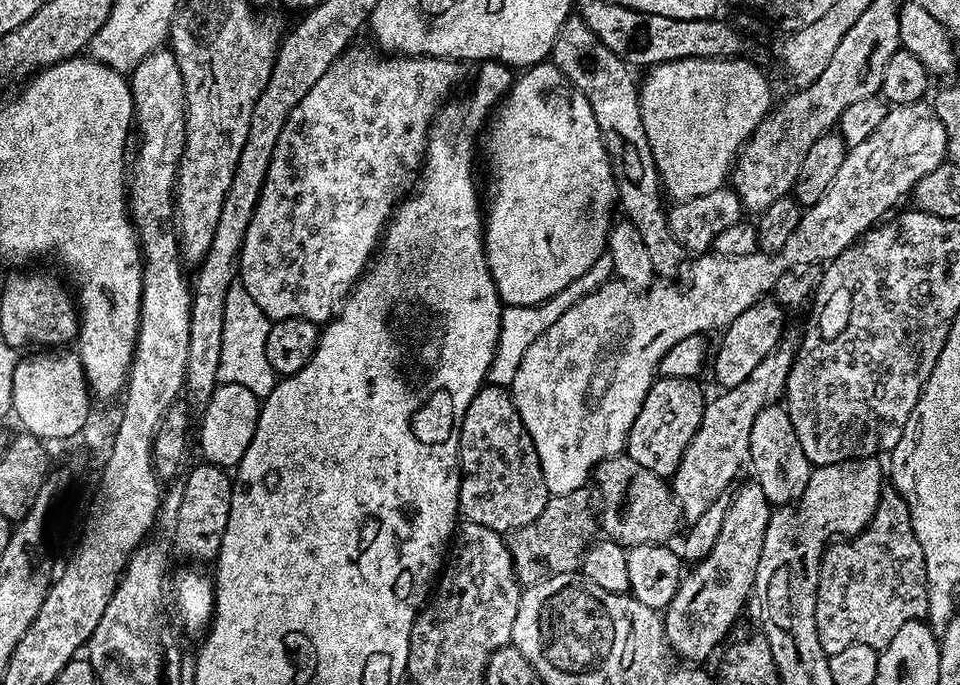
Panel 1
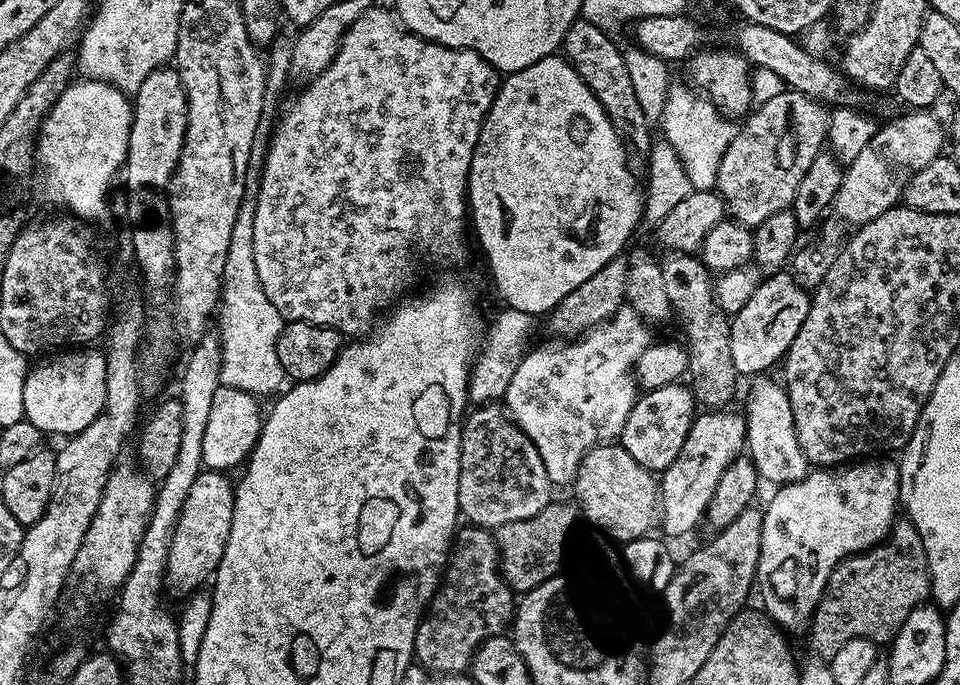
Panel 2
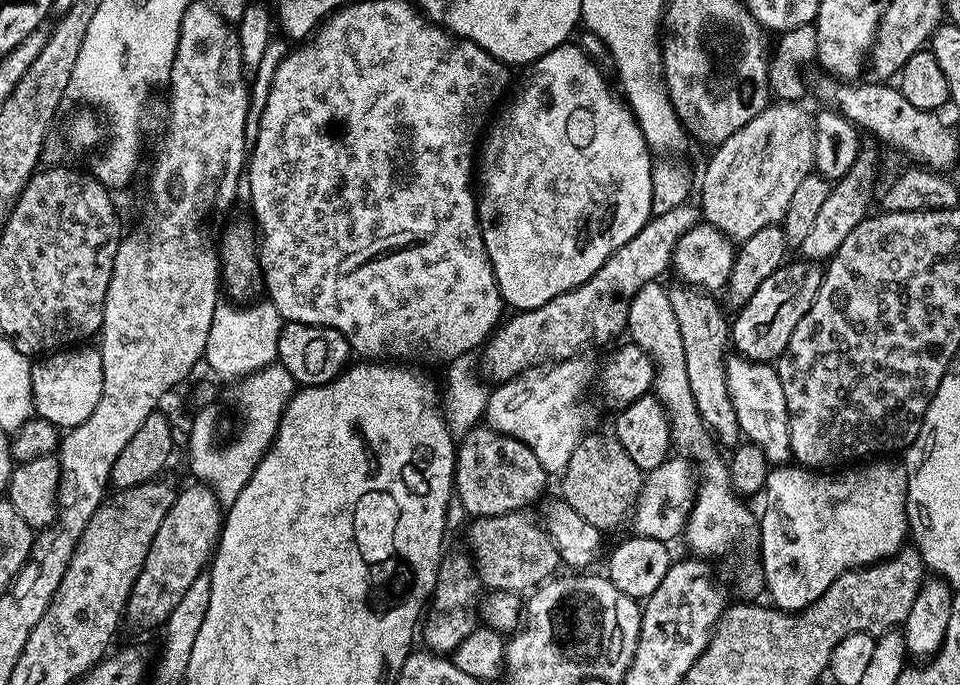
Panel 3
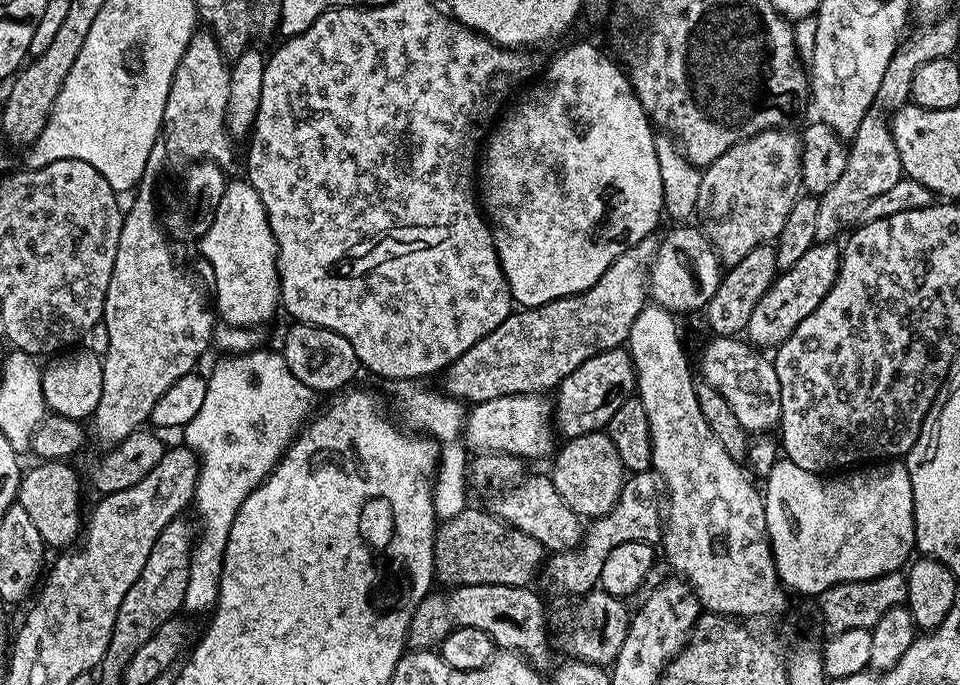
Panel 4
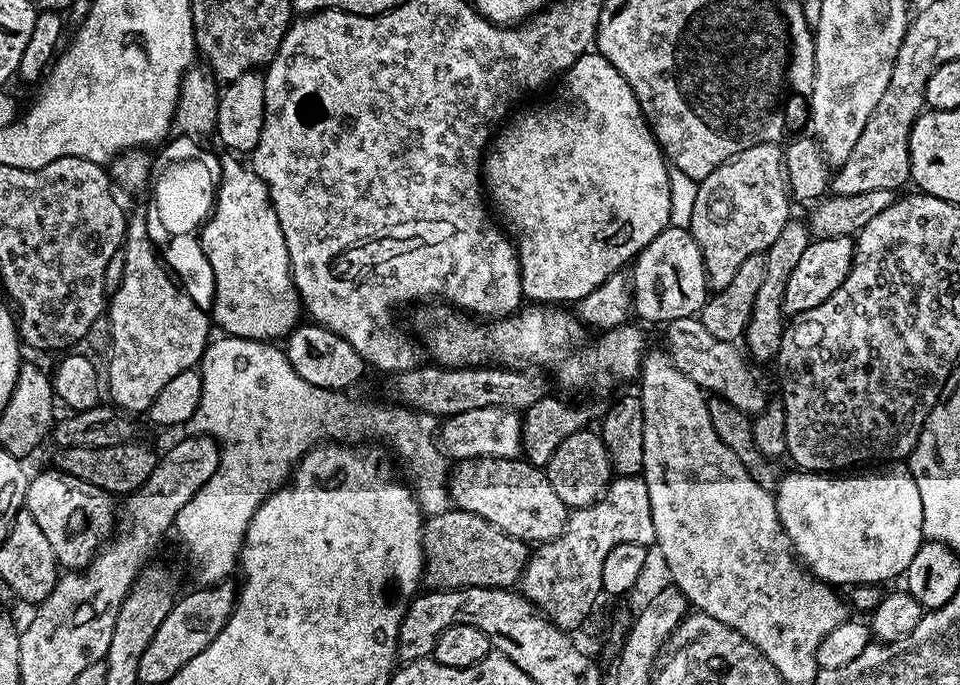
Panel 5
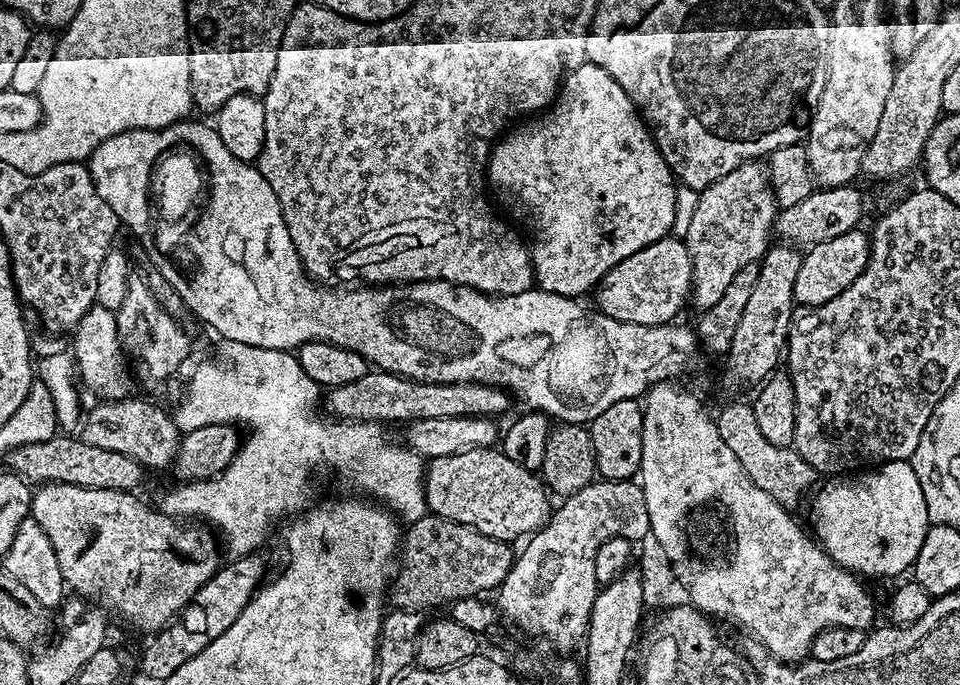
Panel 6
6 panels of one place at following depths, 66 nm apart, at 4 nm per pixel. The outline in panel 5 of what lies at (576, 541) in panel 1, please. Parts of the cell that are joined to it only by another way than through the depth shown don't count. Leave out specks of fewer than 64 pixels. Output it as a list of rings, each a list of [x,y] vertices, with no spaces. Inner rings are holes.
[[[449,510],[424,521],[423,583],[432,590],[445,588],[512,588],[524,575],[530,548],[527,543],[470,514]]]

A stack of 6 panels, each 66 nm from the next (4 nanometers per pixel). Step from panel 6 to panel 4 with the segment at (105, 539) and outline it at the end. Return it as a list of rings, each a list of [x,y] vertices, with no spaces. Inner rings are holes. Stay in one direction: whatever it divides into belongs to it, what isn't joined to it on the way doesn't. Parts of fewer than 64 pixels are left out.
[[[63,460],[36,462],[29,472],[27,469],[20,477],[18,502],[22,510],[26,510],[30,518],[34,518],[34,526],[38,526],[38,534],[42,534],[49,549],[64,550],[75,545],[82,532],[80,480],[70,465],[71,463]]]

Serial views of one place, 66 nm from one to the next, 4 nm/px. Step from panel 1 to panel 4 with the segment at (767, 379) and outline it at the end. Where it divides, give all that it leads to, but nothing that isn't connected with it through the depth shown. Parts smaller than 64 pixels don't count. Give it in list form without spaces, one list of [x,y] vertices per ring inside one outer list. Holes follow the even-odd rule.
[[[654,470],[637,472],[629,475],[624,482],[624,489],[618,502],[604,516],[597,516],[592,524],[583,529],[582,539],[578,547],[569,552],[557,552],[549,555],[546,560],[548,580],[560,592],[569,592],[569,597],[583,596],[593,591],[600,583],[602,562],[614,550],[614,546],[622,546],[622,542],[643,540],[644,543],[655,545],[662,536],[662,481]]]

